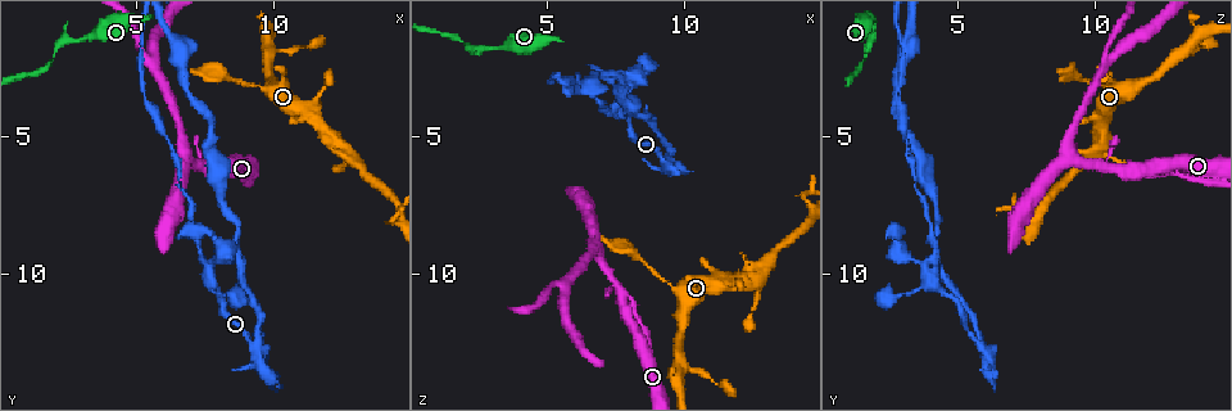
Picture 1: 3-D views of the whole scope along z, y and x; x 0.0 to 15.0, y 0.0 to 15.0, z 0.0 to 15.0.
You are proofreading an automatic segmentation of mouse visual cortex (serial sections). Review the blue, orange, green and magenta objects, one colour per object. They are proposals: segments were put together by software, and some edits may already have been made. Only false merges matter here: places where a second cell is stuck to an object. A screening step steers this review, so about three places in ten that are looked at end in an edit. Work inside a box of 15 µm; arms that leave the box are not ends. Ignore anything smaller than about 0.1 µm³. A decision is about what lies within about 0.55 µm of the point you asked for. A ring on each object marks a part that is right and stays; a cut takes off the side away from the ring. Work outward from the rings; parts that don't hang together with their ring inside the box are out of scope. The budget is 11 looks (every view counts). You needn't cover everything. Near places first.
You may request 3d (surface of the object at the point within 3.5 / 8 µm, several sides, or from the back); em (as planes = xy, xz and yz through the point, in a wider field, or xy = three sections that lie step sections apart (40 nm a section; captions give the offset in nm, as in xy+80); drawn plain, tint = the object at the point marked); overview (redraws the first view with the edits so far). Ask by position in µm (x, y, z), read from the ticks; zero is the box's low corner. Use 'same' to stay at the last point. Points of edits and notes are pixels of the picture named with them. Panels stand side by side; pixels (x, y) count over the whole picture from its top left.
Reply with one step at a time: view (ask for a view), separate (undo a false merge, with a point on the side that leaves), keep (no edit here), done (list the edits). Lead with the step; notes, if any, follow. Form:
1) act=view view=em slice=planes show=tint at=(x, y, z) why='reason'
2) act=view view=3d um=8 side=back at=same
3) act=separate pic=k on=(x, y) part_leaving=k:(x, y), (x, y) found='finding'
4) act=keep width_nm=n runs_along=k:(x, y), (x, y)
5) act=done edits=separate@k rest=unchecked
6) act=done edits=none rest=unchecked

act=view view=3d um=3.5 at=(7.8, 6.2, 11.3) why='two arms at a narrow angle'

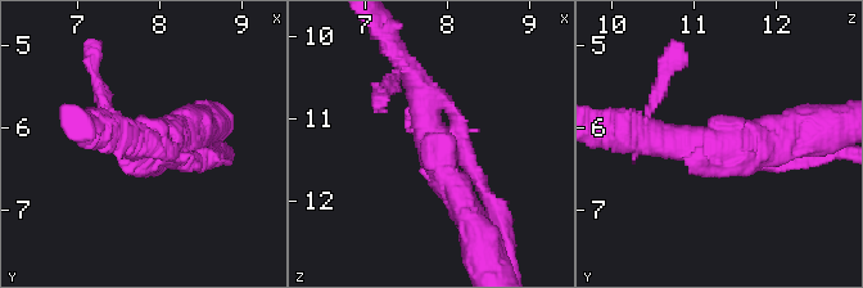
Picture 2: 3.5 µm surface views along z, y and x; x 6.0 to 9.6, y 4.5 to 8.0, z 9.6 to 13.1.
act=view view=em slice=xy step=5 show=tint at=(7.85, 6.20, 11.30) why='now the EM'

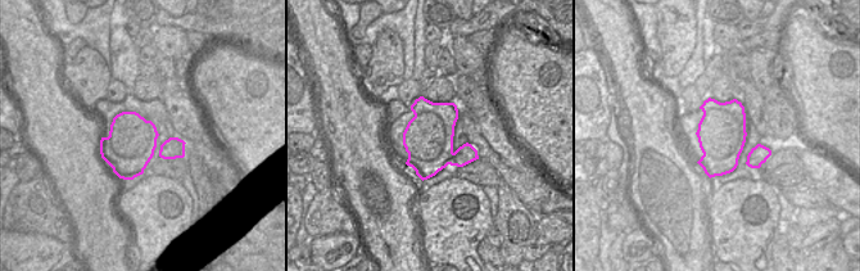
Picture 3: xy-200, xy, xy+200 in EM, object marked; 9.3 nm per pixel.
act=keep width_nm=460 runs_along=2:(470, 216), (443, 174), (407, 64) found='one cell here'

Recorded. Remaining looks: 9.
act=view view=3d um=3.5 at=(5.5, 2.1, 10.5) why='branch point'

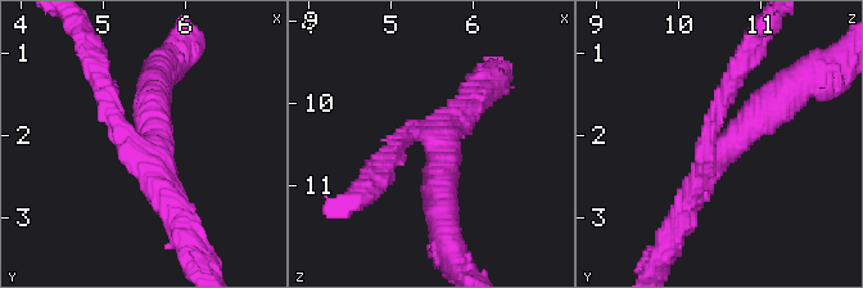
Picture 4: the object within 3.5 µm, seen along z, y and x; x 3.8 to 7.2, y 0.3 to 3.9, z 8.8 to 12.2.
act=view view=em slice=xy step=2 show=tint at=(5.65, 2.20, 10.45) arms=3 arm_widths_nm=200,300,450 why='shape alone is not enough'

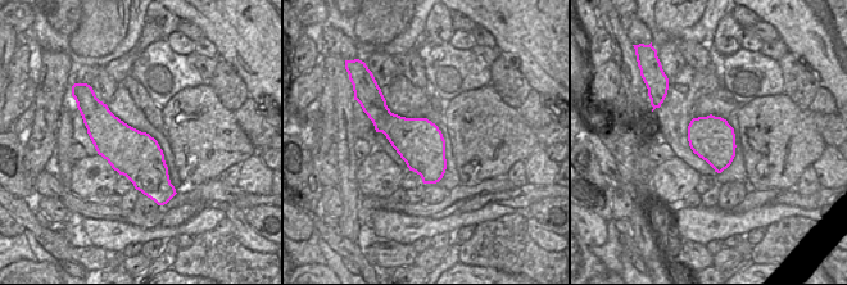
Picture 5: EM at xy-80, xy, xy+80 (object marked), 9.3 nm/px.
act=keep runs_along=4:(679, 221), (712, 162), (785, 95) found='one cell here'

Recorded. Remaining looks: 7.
act=view view=3d um=3.5 at=(1.9, 2.2, 1.7) why='thin neck'

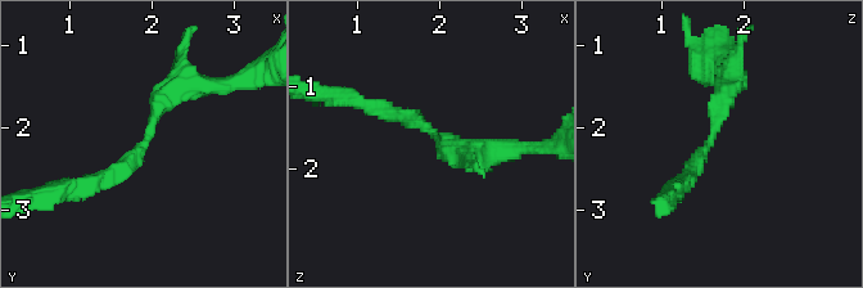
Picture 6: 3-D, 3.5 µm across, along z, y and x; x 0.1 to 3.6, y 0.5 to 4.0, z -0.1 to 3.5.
act=view view=em slice=xy step=3 show=tint at=(1.95, 2.15, 1.65) arm_widths_nm=200,300 why='shape alone is not enough'

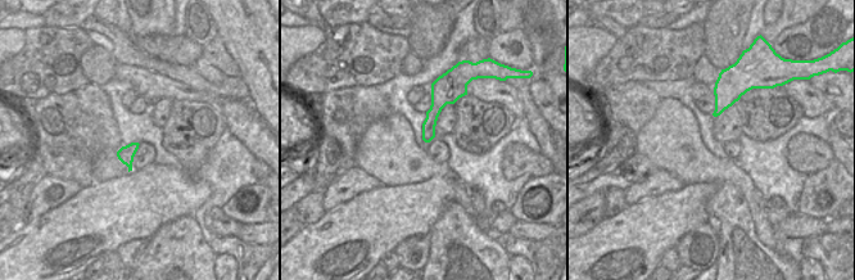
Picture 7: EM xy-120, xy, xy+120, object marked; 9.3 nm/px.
act=keep width_nm=120 runs_along=6:(198, 82), (179, 82), (143, 147), (84, 185) found='one cell here'

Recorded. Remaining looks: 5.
act=view view=3d um=8 at=(9.3, 12.7, 5.9) why='arms part here'

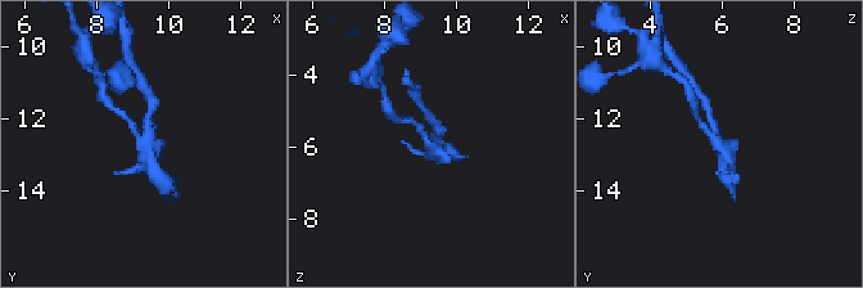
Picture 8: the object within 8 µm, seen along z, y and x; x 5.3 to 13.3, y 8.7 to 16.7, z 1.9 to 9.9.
act=view view=3d um=3.5 at=(9.2, 12.6, 5.9)

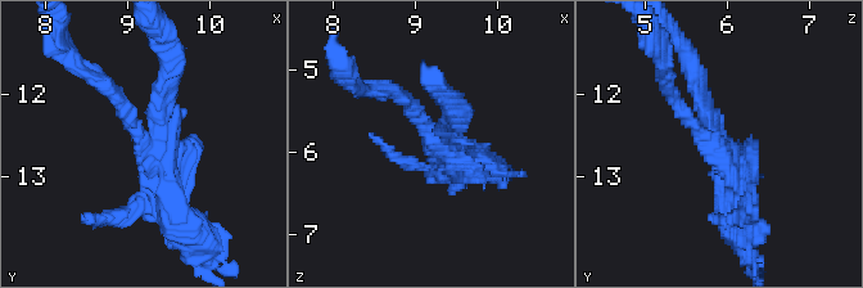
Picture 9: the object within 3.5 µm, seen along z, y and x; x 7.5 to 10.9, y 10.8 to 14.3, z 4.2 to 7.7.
act=separate pic=9 on=(699, 88) part_leaving=9:(712, 127), (699, 76), (676, 37) found='two cells meet here'

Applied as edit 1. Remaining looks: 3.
act=done edits=separate@9 rest=unchecked

